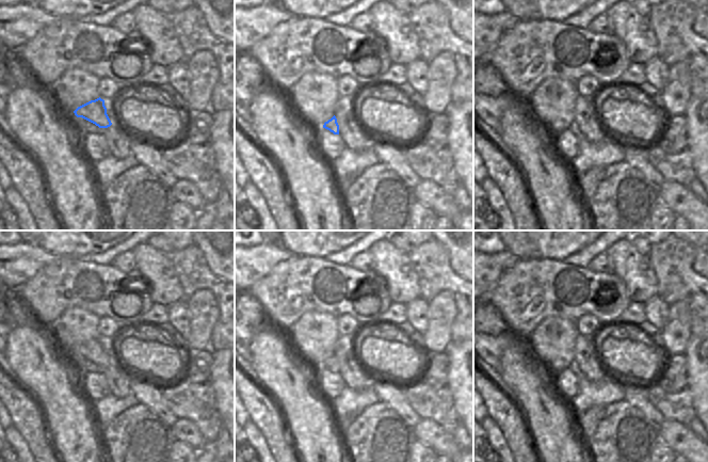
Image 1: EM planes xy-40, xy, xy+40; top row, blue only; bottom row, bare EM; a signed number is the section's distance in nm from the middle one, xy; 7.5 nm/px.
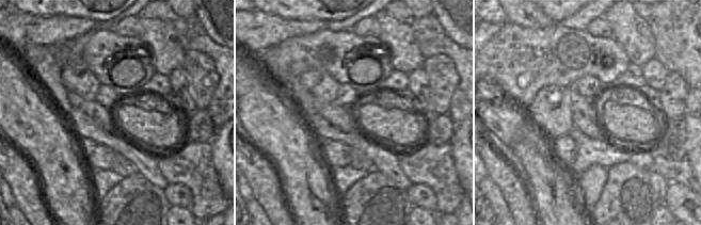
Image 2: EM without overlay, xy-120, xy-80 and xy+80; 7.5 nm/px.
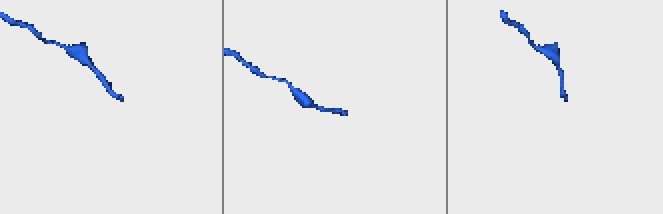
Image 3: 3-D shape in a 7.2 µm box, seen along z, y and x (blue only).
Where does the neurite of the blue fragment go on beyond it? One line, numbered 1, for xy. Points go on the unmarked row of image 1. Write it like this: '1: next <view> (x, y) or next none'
1: next none

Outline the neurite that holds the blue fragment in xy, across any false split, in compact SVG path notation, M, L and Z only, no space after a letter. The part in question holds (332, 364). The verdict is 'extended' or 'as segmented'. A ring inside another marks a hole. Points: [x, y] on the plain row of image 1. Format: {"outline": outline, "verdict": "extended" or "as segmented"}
{"outline": "M334 354L331 359L324 362L323 367L329 369L334 373L339 373L339 364L337 362L337 357Z", "verdict": "as segmented"}

